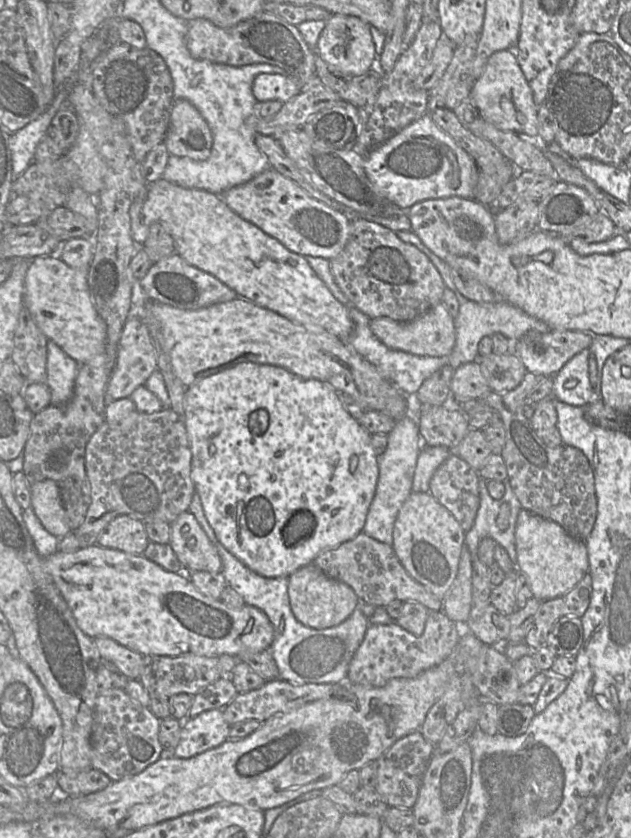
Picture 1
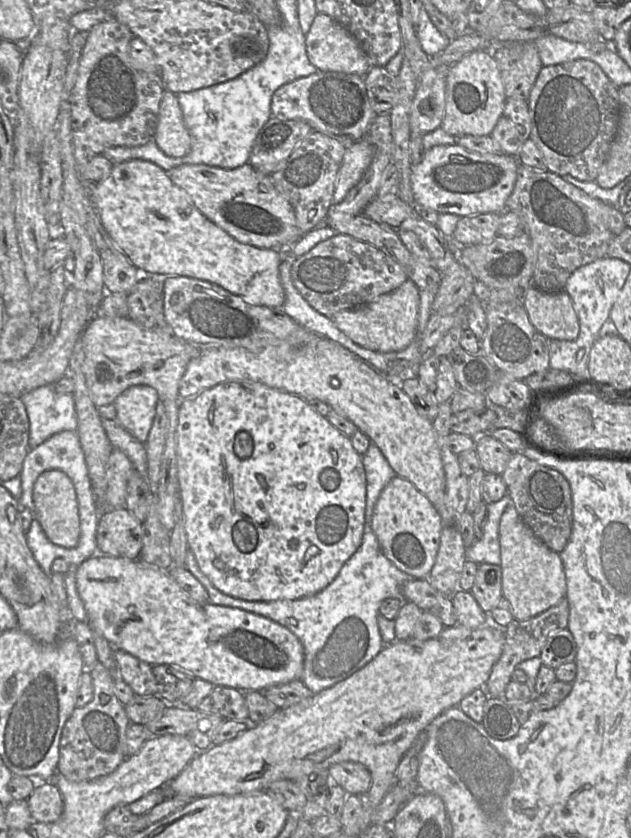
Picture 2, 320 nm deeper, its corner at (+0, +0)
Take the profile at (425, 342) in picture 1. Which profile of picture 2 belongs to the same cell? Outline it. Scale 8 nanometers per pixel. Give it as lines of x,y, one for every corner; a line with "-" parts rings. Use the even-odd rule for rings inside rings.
407,279
397,289
361,306
339,311
331,318
339,330
362,348
375,352
401,351
415,337
420,303
419,290
412,280

